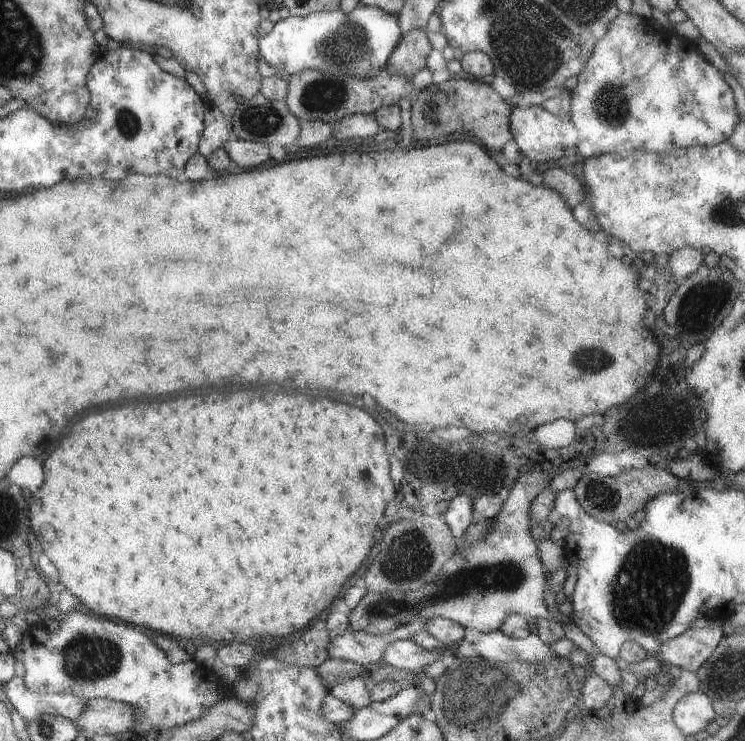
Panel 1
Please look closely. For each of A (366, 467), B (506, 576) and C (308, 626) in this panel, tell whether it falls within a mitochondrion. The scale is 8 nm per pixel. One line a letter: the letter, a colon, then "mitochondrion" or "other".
A: other
B: mitochondrion
C: other

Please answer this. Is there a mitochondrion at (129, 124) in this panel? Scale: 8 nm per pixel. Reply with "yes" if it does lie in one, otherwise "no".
yes

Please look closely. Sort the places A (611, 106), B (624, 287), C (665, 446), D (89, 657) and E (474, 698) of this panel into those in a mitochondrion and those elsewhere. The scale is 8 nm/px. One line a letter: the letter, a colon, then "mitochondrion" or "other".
A: mitochondrion
B: other
C: other
D: mitochondrion
E: mitochondrion

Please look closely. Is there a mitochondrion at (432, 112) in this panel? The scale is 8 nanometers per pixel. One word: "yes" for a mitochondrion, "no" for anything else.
yes

